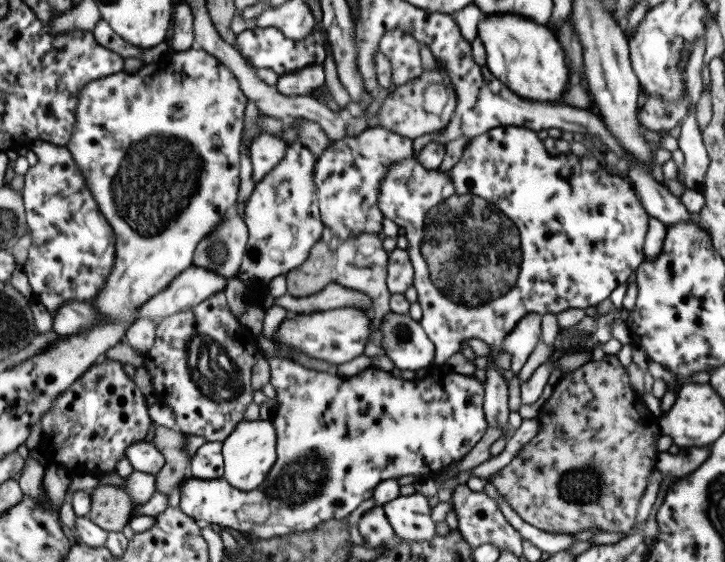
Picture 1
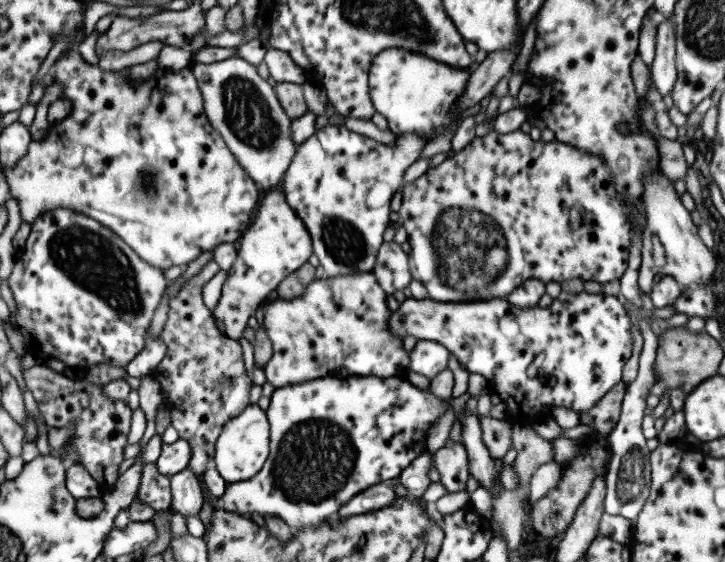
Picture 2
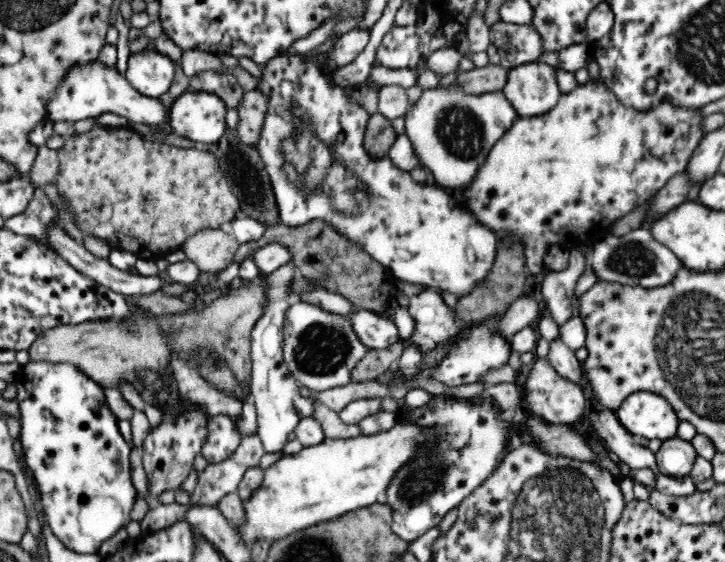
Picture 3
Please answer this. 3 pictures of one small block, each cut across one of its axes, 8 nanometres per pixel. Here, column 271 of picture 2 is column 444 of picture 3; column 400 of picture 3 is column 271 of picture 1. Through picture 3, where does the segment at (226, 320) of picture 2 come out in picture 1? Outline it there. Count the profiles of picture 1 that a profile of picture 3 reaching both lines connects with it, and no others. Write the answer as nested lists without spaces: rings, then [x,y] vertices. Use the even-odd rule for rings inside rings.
[[[299,141],[288,145],[282,161],[254,184],[249,199],[240,207],[241,217],[248,230],[248,237],[236,277],[244,285],[253,280],[268,283],[275,276],[284,275],[288,270],[299,266],[307,258],[313,244],[320,240],[323,223],[320,221],[318,193],[313,184],[314,160],[315,156]]]

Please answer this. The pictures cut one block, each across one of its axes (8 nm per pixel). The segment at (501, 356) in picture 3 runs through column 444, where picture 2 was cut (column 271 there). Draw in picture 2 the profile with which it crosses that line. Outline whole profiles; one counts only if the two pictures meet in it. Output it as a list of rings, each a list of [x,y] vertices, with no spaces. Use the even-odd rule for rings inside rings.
[[[359,273],[333,278],[323,276],[311,281],[298,297],[291,300],[277,297],[271,301],[265,307],[261,324],[272,348],[271,356],[262,366],[265,380],[275,389],[286,384],[297,384],[333,375],[339,367],[348,370],[350,375],[377,378],[397,376],[406,379],[410,370],[410,358],[403,349],[402,340],[388,331],[388,318],[392,311],[388,309],[386,295],[371,273]]]

